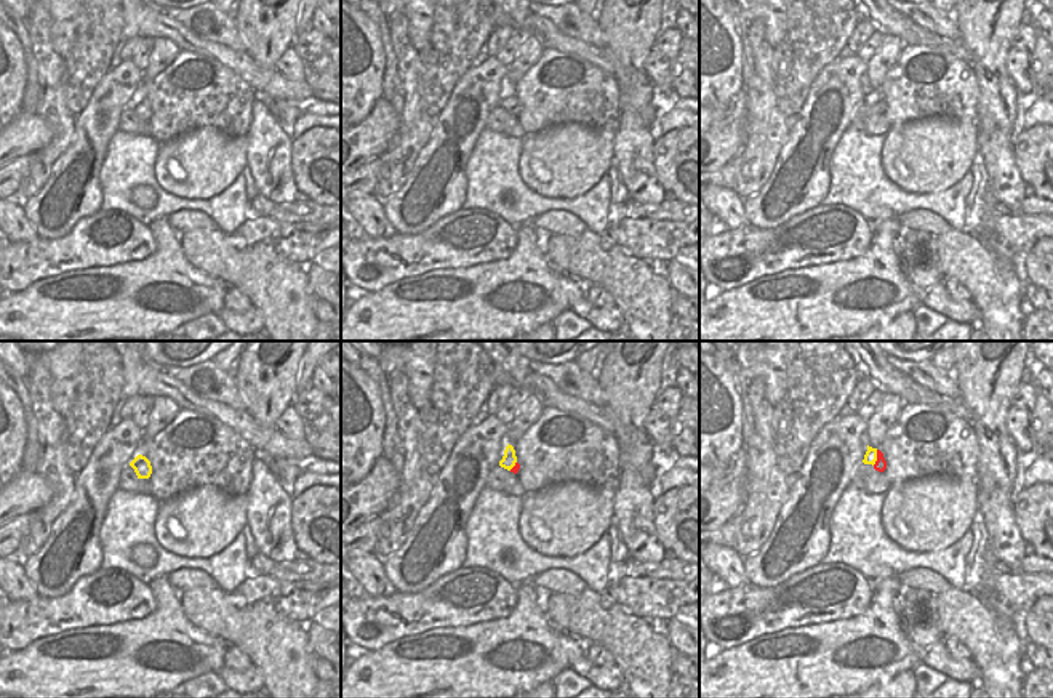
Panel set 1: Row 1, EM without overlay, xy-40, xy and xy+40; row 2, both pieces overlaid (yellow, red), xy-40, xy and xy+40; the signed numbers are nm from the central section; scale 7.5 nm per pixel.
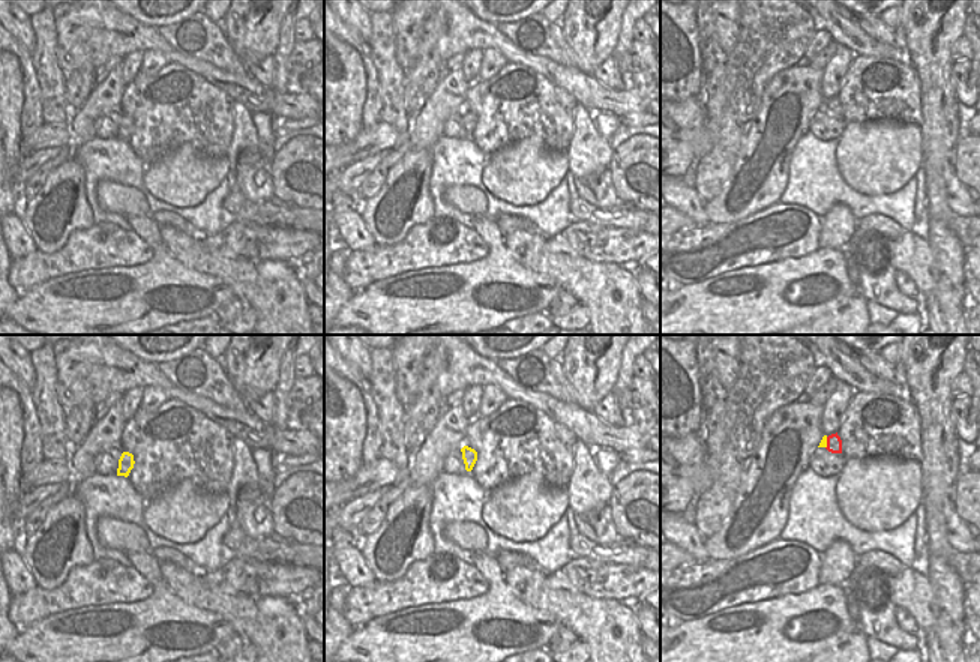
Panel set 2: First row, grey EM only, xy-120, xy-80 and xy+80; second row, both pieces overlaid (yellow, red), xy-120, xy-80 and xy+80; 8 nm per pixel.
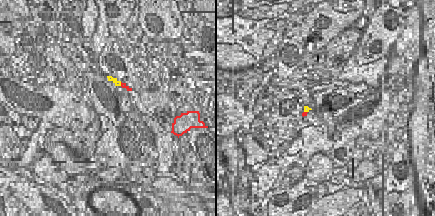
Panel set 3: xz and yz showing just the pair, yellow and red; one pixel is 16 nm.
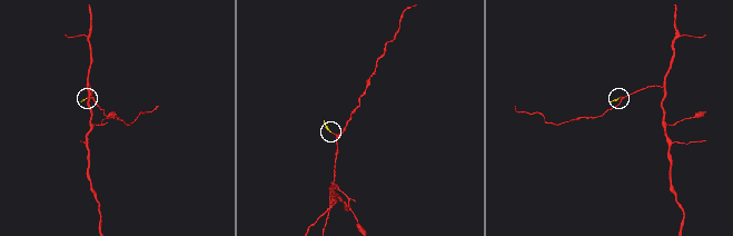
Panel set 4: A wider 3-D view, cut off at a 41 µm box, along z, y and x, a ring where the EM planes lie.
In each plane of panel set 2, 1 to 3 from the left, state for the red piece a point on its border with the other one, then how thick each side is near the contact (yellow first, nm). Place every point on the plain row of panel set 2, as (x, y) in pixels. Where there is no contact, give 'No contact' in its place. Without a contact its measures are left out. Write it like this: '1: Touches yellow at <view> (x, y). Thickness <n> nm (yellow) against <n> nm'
1: No contact
2: No contact
3: Touches yellow at xy+80 (826, 107). Thickness 50 nm (yellow) against 120 nm.

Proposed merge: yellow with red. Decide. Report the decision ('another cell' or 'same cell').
same cell

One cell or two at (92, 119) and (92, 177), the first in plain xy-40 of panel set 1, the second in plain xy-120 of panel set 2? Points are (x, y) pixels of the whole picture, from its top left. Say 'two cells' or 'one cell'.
two cells

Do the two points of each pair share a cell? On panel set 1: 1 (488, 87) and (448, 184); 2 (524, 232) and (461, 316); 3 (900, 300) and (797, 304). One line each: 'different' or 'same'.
1: same
2: same
3: same

